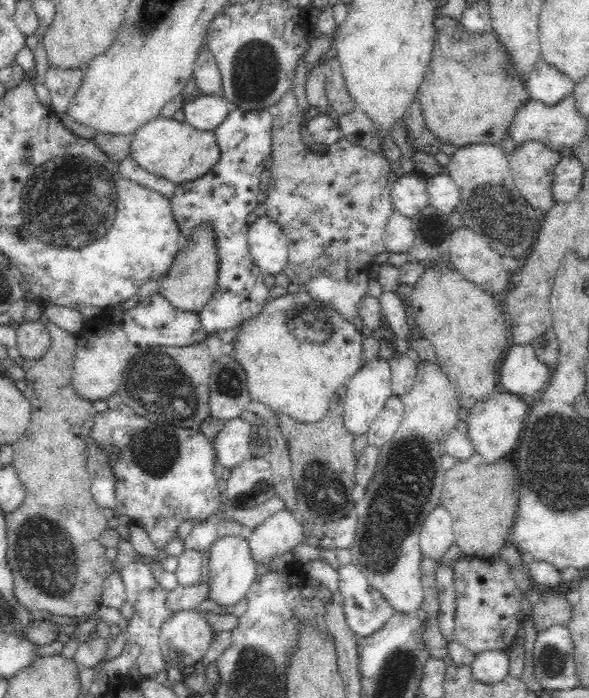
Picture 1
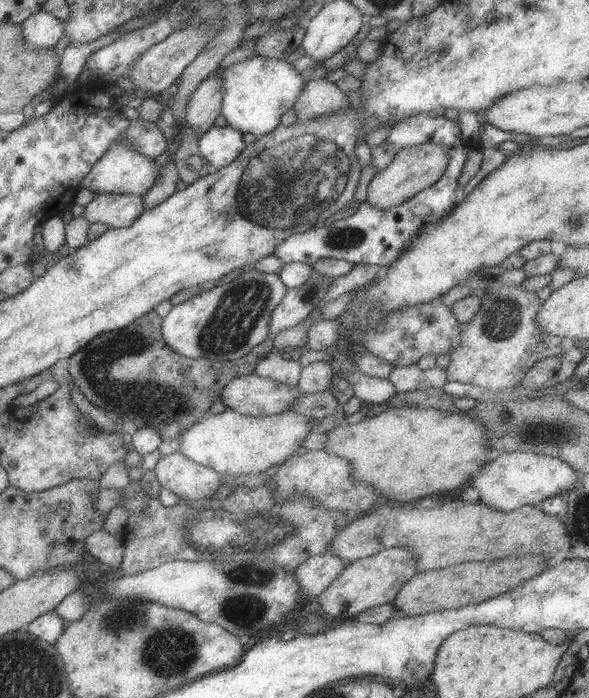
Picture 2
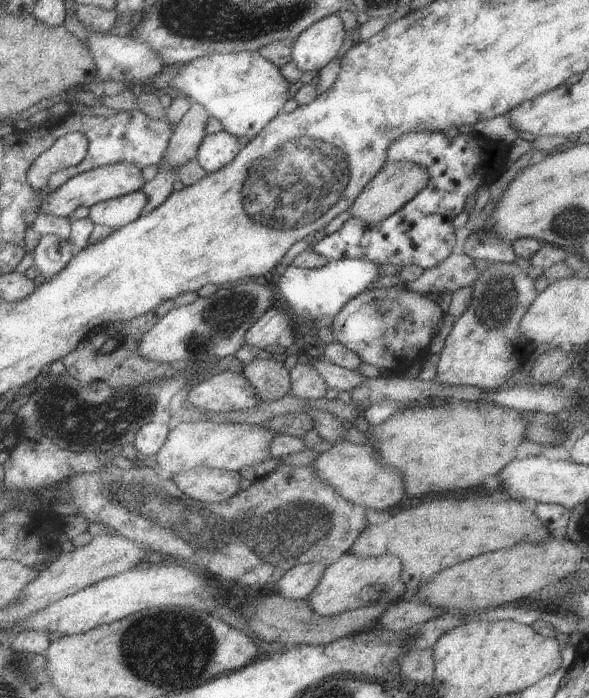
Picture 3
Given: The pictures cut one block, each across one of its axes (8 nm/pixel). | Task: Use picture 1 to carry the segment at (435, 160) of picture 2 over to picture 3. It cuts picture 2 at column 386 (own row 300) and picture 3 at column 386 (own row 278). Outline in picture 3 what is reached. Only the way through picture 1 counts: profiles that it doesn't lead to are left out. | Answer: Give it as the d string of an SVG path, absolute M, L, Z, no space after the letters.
M385 160L381 168L367 181L363 190L357 195L349 208L351 217L362 220L365 224L375 224L399 210L409 202L420 190L425 188L428 181L426 168L413 161Z

